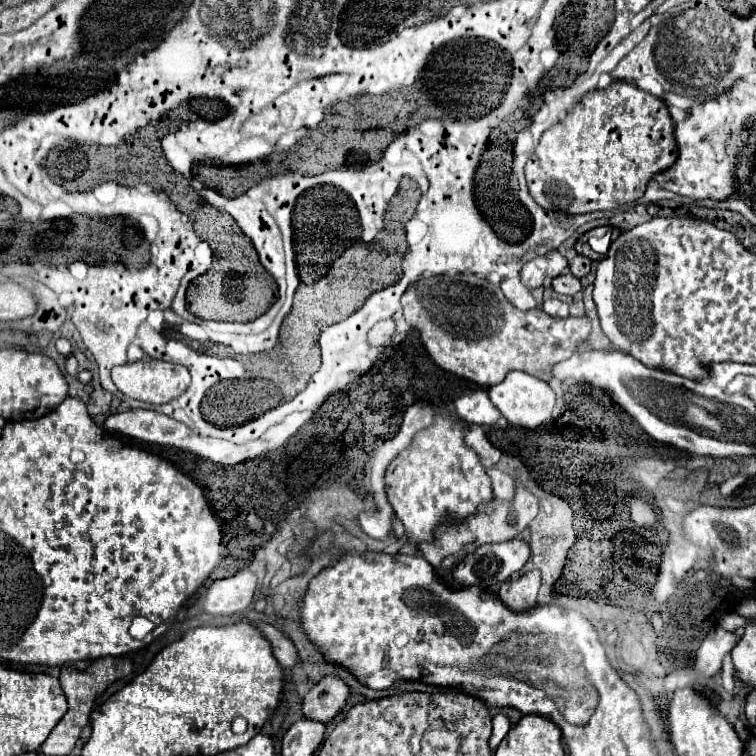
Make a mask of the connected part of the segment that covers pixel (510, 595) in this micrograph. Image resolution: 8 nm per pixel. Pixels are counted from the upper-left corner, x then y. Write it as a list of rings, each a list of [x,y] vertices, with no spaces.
[[[532,570],[524,576],[504,582],[498,590],[498,598],[508,610],[522,614],[536,606],[538,588],[540,588],[540,572]]]

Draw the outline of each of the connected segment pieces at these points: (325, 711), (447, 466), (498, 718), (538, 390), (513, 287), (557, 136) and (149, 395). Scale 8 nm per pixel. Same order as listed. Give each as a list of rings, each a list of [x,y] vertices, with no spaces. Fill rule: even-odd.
[[[330,674],[310,688],[310,692],[304,696],[302,710],[310,720],[328,722],[340,712],[348,696],[350,696],[348,684],[340,680],[340,676]]]
[[[436,412],[436,426],[430,426],[428,430],[422,430],[420,434],[416,434],[412,444],[406,450],[402,450],[394,458],[394,462],[388,466],[388,470],[386,470],[386,494],[388,494],[388,502],[394,508],[396,516],[402,520],[408,544],[412,544],[412,546],[418,546],[422,542],[432,542],[434,532],[442,524],[462,522],[468,516],[476,514],[480,504],[488,504],[494,498],[492,480],[486,474],[486,468],[482,466],[478,454],[464,446],[462,426],[454,424],[452,420],[440,418],[438,412]]]
[[[496,714],[494,716],[494,730],[492,730],[492,738],[490,738],[490,748],[494,750],[498,744],[500,744],[500,740],[508,734],[508,730],[510,730],[510,718],[506,716],[506,714]]]
[[[508,372],[500,384],[490,388],[490,400],[510,424],[522,428],[538,428],[552,416],[552,408],[554,408],[552,388],[544,380],[534,378],[526,372]]]
[[[518,276],[502,280],[500,288],[502,288],[504,296],[508,298],[508,302],[514,304],[516,308],[520,308],[520,310],[532,310],[532,308],[536,308],[536,302],[534,302],[530,290],[520,282]]]
[[[616,80],[606,90],[588,92],[562,122],[542,134],[532,158],[526,162],[530,196],[546,210],[566,214],[616,210],[628,202],[636,202],[644,194],[648,180],[676,162],[672,126],[674,120],[670,118],[664,100],[636,88],[634,84]]]
[[[146,358],[146,360],[132,362],[132,364],[128,362],[122,366],[114,366],[112,380],[114,380],[116,388],[122,394],[126,394],[128,398],[136,398],[136,400],[150,402],[150,404],[166,404],[166,402],[178,398],[190,386],[190,372],[186,366],[180,366],[180,364]]]

